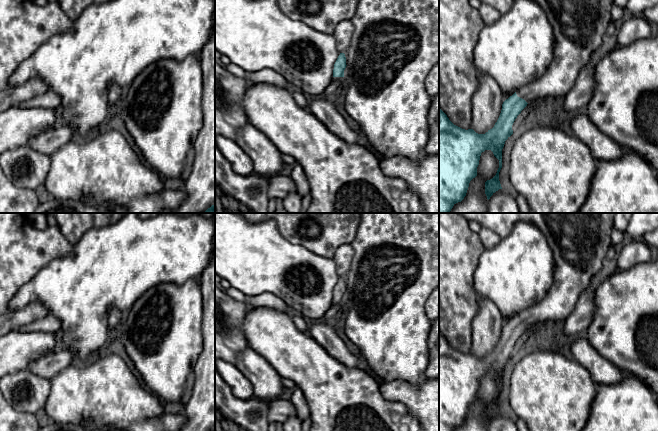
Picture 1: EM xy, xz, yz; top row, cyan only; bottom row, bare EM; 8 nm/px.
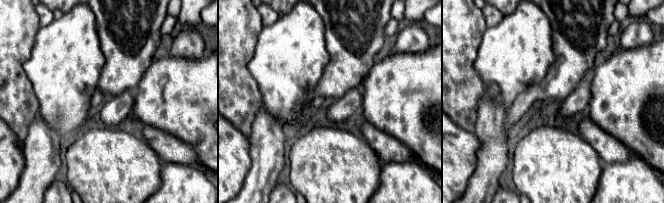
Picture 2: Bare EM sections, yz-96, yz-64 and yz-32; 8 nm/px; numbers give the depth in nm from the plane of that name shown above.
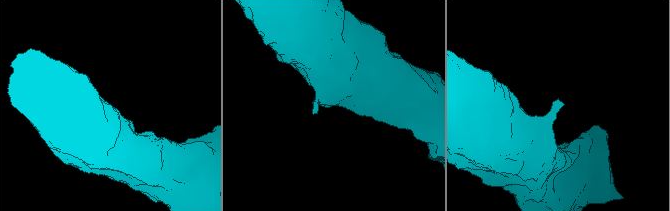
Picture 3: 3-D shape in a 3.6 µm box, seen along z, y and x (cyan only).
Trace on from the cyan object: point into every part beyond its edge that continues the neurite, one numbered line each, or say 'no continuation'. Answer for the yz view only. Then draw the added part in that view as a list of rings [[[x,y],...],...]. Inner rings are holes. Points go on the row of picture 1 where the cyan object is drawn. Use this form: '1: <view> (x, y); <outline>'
1: yz (578, 26); [[[534,0],[545,11],[555,45],[553,60],[539,83],[516,92],[527,103],[565,96],[580,70],[602,47],[613,0]]]

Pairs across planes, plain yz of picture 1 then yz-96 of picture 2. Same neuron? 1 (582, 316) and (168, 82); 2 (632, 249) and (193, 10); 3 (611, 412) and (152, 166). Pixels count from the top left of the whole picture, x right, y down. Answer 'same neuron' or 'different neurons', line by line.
1: different neurons
2: different neurons
3: different neurons

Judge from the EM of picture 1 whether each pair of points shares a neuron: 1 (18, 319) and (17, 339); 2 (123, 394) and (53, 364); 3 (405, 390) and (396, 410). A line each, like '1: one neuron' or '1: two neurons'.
1: two neurons
2: two neurons
3: two neurons

